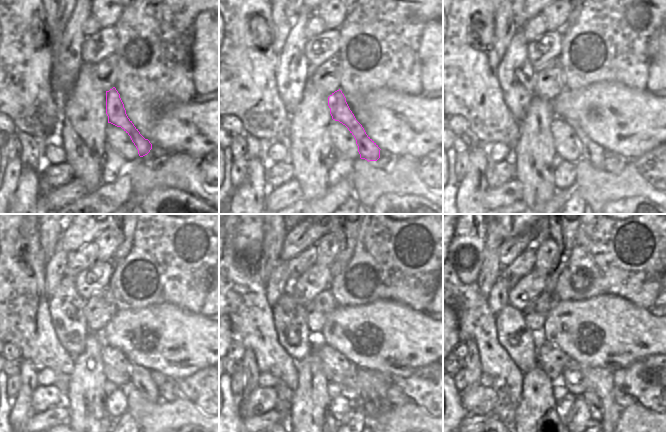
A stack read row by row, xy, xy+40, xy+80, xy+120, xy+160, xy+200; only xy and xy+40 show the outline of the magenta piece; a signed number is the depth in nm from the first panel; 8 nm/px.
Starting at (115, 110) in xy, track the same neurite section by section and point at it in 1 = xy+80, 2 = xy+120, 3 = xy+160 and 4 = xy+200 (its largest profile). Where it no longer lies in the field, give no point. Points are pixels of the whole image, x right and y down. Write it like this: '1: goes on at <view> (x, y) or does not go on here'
1: goes on at xy+80 (592, 152)
2: goes on at xy+120 (142, 379)
3: goes on at xy+160 (369, 397)
4: goes on at xy+200 (594, 404)

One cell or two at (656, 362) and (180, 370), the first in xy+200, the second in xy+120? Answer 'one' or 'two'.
two

